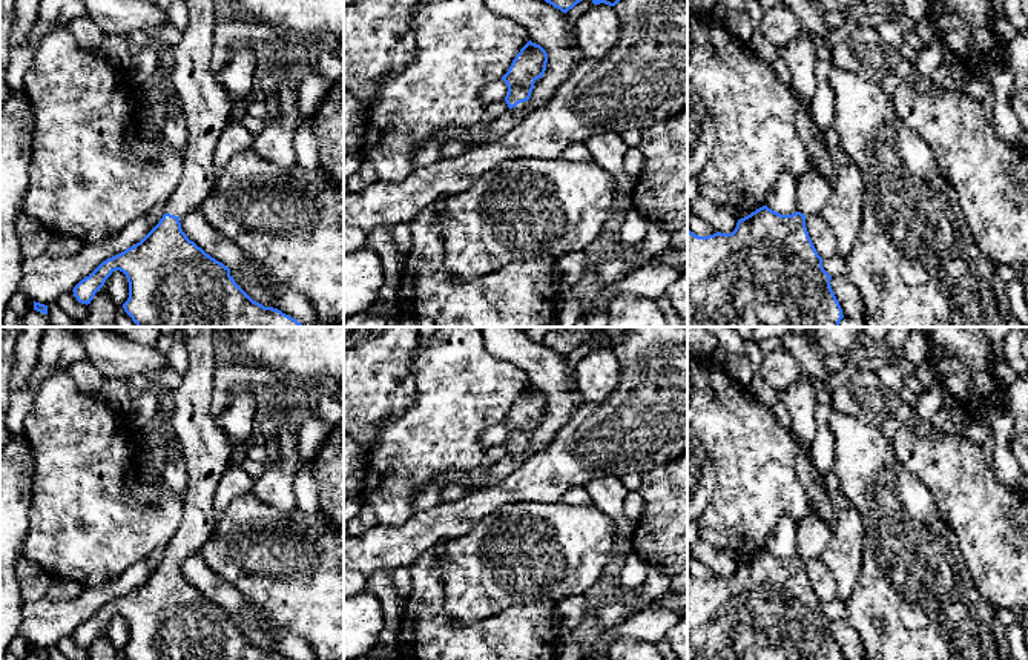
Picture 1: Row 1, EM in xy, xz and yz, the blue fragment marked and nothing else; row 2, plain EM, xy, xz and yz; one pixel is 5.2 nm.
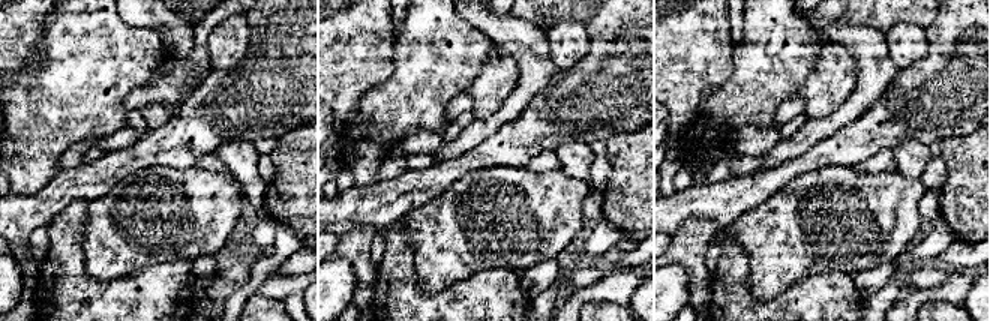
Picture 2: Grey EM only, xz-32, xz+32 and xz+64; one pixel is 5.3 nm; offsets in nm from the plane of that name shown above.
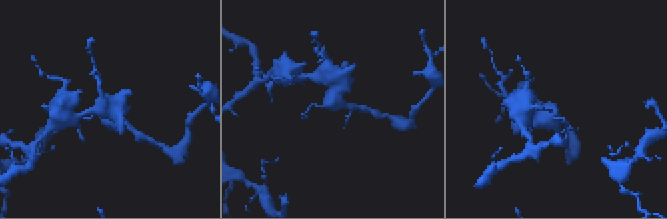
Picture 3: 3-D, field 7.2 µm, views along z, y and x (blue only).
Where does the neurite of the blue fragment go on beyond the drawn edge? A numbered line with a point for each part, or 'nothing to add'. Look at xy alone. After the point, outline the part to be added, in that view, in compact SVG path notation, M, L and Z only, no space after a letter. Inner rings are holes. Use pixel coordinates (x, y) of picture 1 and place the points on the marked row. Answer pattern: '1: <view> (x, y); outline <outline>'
1: xy (207, 106); outline M186 0L187 28L172 51L170 83L181 98L187 121L184 172L164 204L166 213L183 216L196 210L215 184L213 157L221 132L232 121L232 97L210 71L213 29L218 20L213 0Z

